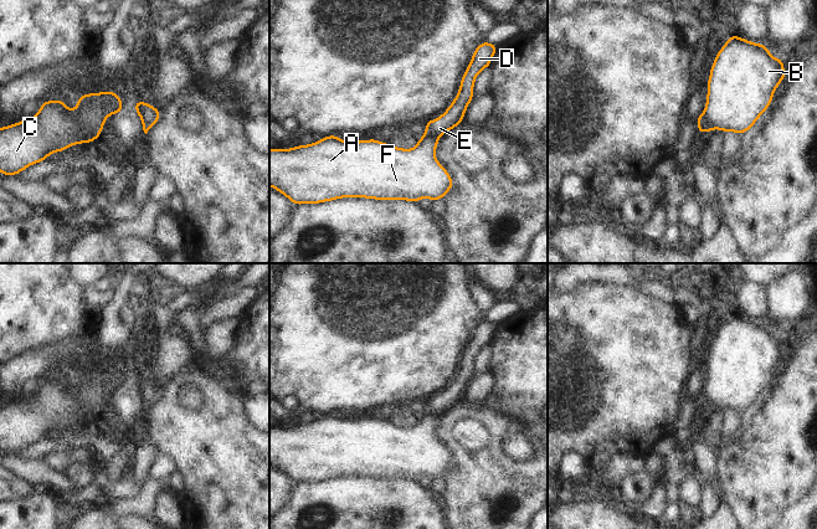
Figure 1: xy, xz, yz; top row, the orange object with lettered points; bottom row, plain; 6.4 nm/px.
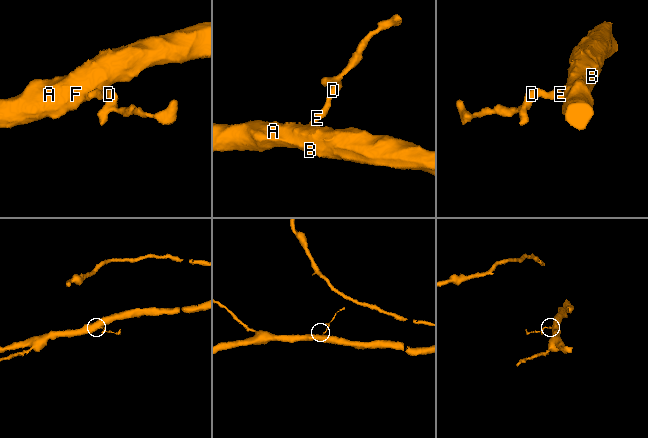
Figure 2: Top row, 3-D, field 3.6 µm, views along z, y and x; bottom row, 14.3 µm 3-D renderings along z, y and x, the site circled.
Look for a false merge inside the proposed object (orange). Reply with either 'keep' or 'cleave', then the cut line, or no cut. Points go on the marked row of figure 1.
keep | no cut

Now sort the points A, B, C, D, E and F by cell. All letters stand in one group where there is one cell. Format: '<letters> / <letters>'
A B C D E F

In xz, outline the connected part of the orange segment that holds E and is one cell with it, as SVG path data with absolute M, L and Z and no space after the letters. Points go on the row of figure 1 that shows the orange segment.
M483 41L463 73L461 88L448 109L437 119L426 122L426 133L413 149L395 148L377 139L343 142L338 135L324 137L318 143L292 149L269 149L269 186L292 200L294 205L318 204L340 197L368 197L376 200L408 200L421 197L442 199L453 185L452 176L436 160L437 139L462 123L468 103L473 99L477 75L489 67L498 45Z

